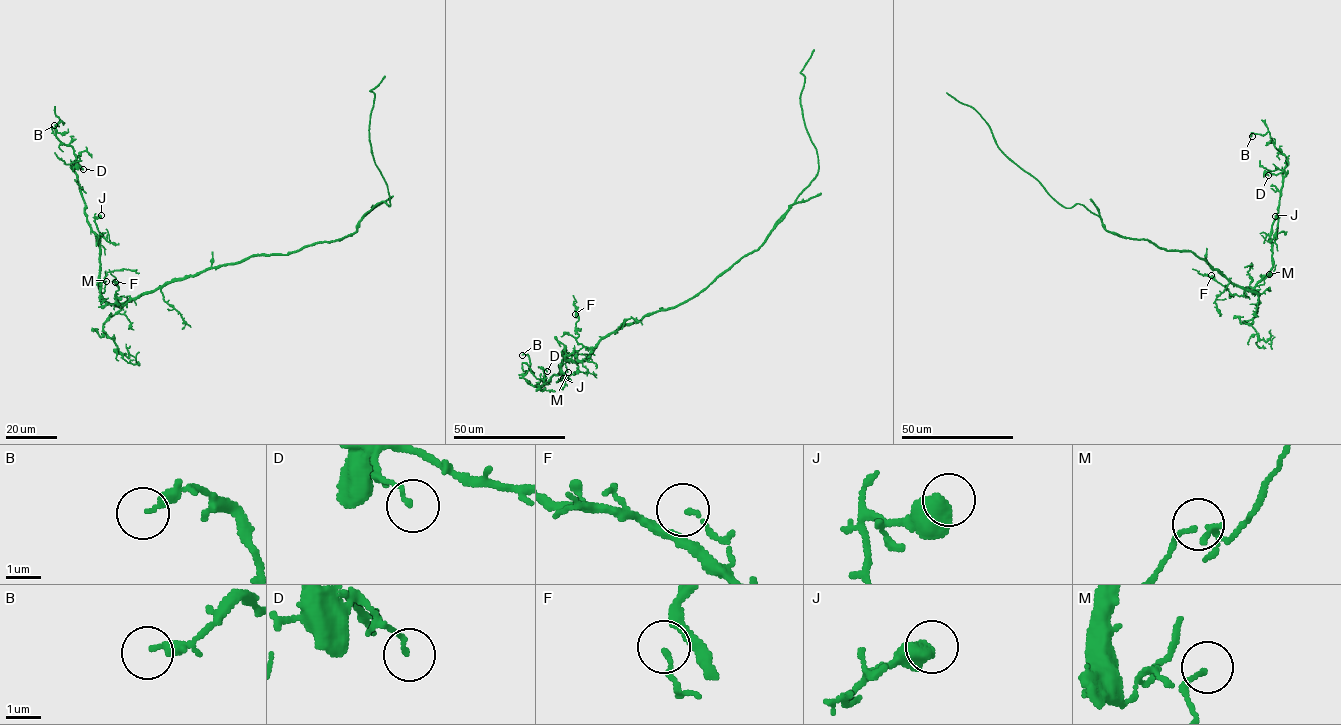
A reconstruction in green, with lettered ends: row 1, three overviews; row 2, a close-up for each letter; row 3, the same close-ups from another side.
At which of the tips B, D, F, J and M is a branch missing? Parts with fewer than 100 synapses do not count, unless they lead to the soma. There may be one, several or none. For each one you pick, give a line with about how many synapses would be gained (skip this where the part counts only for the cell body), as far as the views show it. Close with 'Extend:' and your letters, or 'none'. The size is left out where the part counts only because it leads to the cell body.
Extend: none

